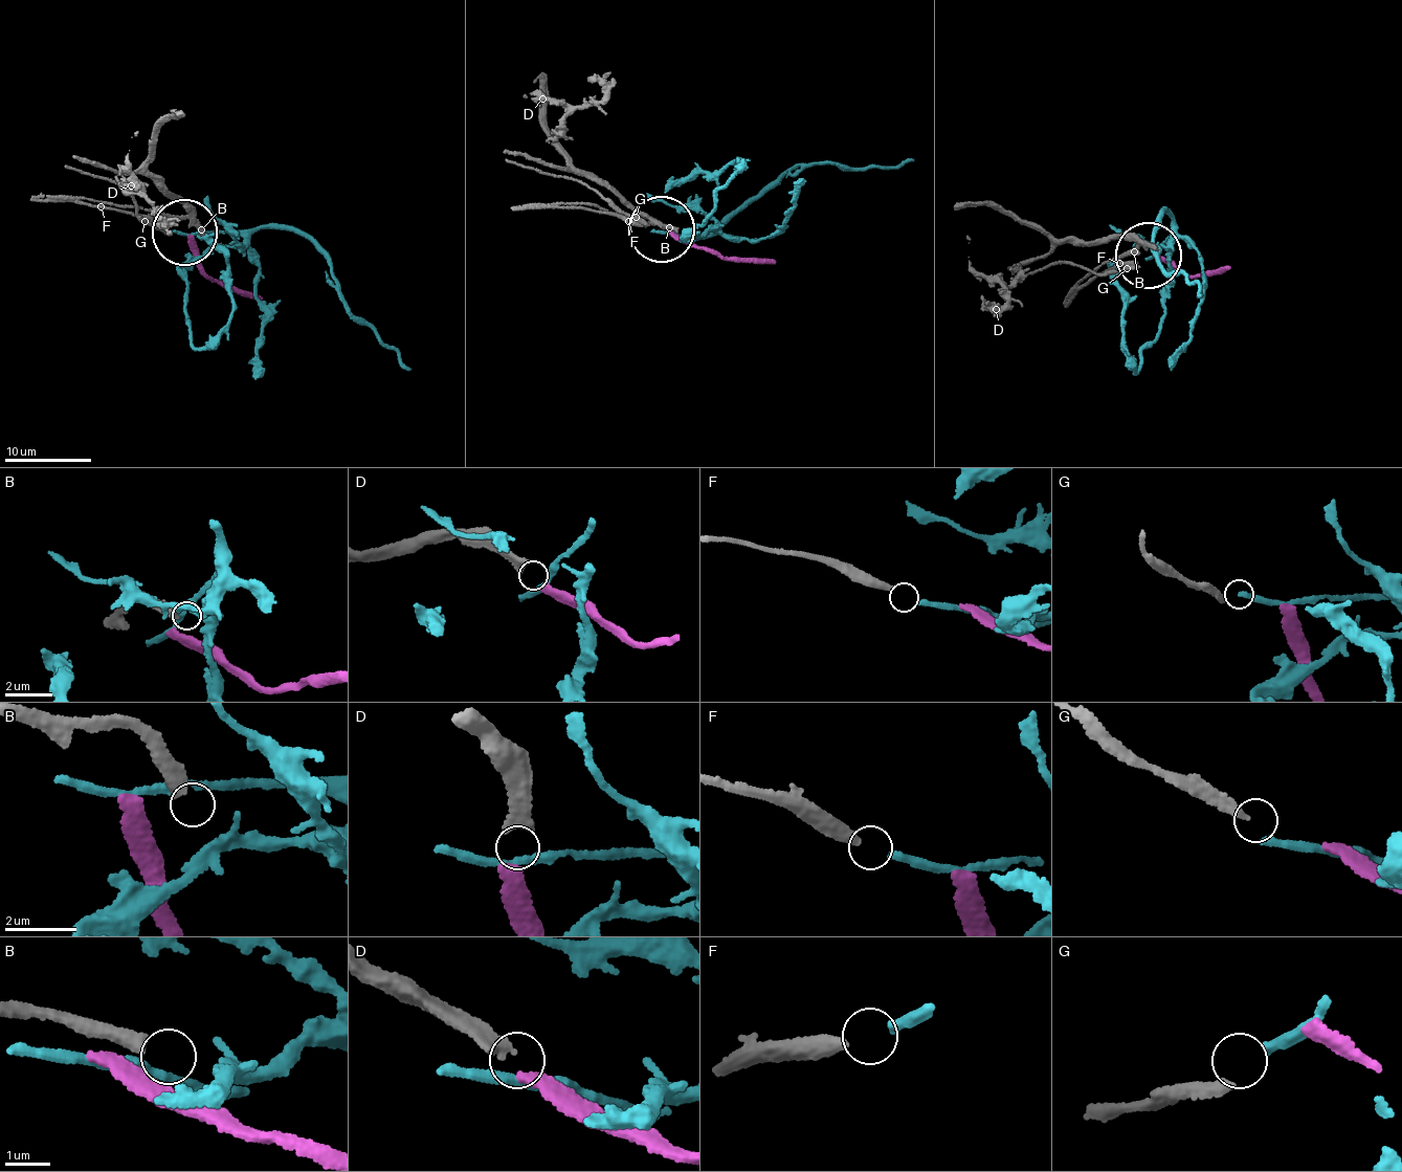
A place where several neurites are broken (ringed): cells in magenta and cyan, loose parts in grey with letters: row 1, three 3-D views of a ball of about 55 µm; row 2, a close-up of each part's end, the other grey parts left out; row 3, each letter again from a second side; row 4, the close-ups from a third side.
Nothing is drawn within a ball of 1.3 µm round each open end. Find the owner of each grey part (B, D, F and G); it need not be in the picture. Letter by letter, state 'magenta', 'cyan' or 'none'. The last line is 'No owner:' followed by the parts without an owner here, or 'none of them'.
B: none
D: magenta
F: cyan
G: none
No owner: B, G

